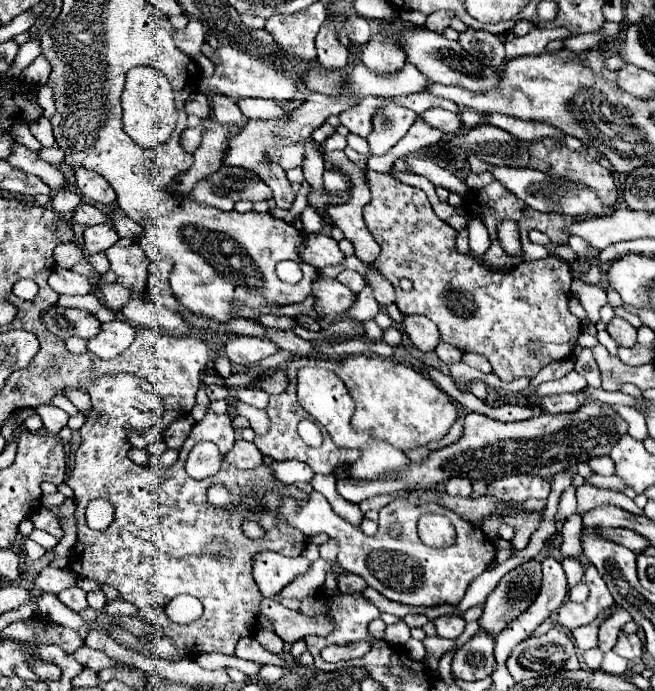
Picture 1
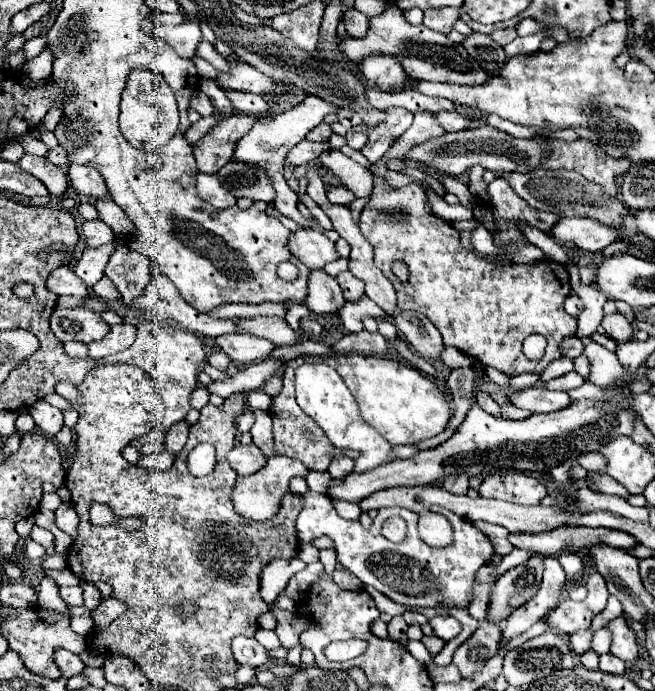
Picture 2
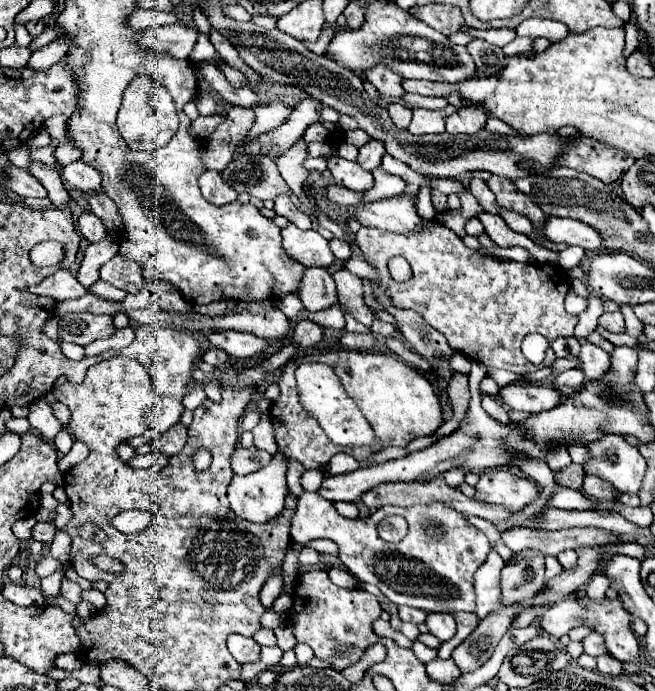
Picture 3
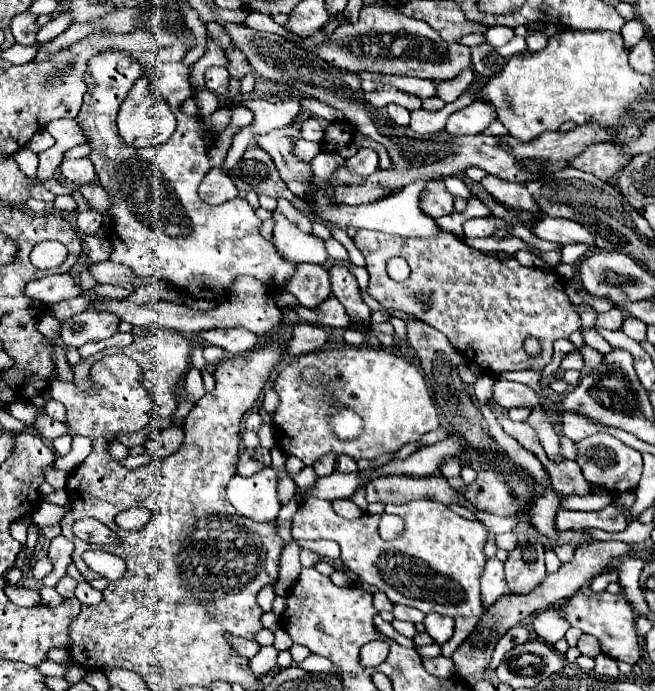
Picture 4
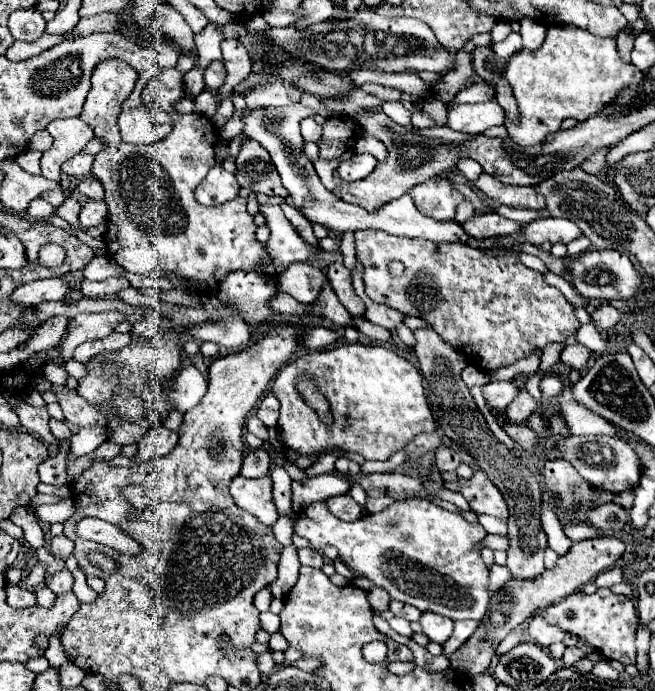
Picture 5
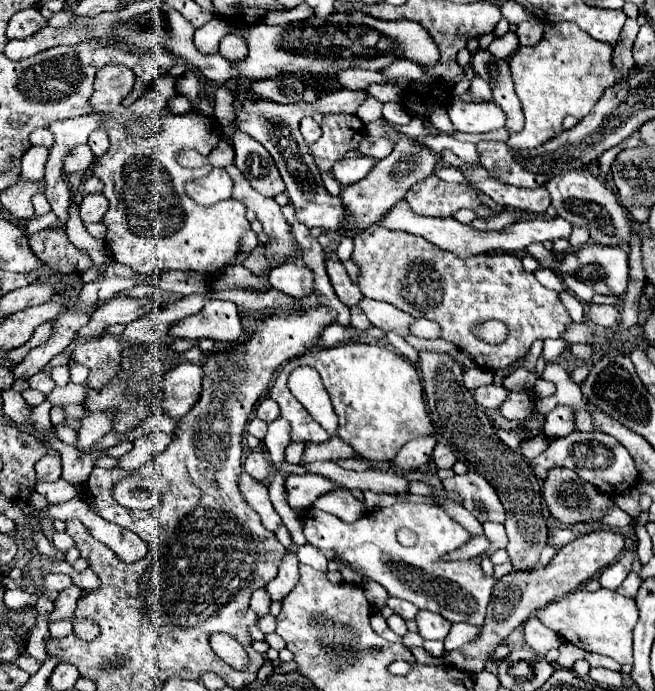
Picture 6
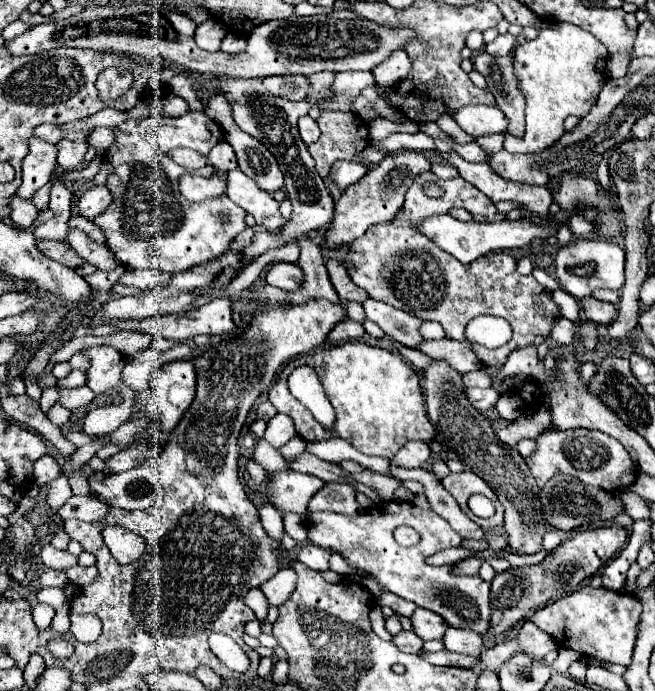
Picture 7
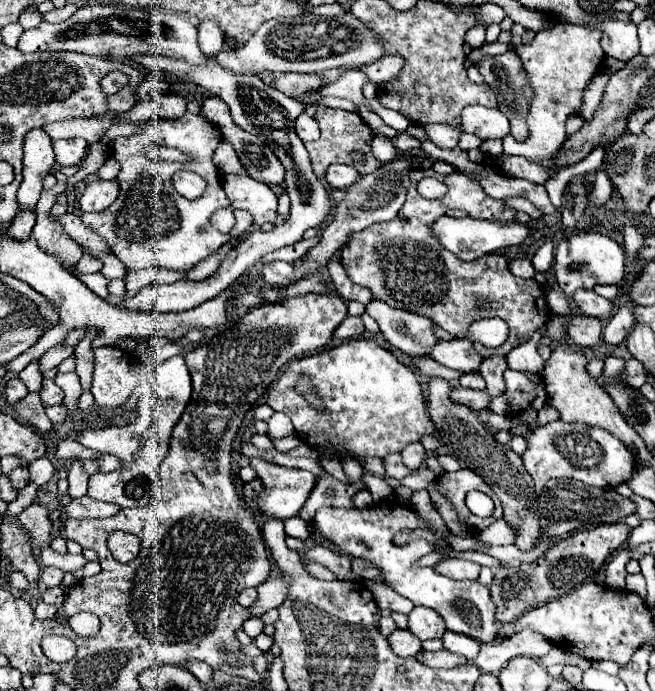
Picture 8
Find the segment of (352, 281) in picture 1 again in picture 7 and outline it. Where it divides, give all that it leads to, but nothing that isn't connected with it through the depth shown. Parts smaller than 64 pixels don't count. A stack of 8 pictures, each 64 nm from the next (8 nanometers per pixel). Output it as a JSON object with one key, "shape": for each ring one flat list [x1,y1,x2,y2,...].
{"shape":[[330,258,326,260,326,269,342,302,352,302,352,300,354,302,364,302,364,300,368,300,368,292,362,290,360,286,356,286,350,280,350,276,348,276,343,262]]}

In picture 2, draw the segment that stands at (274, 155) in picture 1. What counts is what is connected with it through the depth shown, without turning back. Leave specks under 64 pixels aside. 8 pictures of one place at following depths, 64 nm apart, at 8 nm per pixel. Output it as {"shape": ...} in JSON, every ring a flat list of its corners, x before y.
{"shape":[[302,140,296,148,292,148,292,150,288,152,286,158,292,160,296,166,300,166,300,164,304,164,304,162,308,162,308,160,318,158,318,156,320,156,322,152,326,152,326,150,332,150,328,142,308,142,308,140]]}

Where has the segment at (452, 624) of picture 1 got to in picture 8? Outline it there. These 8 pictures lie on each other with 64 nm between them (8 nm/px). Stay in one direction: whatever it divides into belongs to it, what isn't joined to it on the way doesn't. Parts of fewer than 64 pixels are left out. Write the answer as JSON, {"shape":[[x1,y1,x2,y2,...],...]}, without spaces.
{"shape":[[414,606,414,610,408,614,408,630,420,638,420,640,432,640,432,638,442,638,444,634,444,620,432,608,424,606]]}

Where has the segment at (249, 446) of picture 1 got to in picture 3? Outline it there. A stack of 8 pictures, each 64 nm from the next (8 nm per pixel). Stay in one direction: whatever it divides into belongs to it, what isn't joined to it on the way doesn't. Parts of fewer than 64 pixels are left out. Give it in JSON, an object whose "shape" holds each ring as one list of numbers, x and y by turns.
{"shape":[[256,446,236,448,236,452,232,456,232,468,236,474,252,474,252,472,264,468,270,460,272,460,272,456,264,450,258,450]]}

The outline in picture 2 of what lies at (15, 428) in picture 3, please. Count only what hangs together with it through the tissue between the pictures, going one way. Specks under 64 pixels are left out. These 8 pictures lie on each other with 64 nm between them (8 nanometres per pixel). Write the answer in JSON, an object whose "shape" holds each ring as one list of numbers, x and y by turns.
{"shape":[[20,414,20,416,16,418,14,426,16,426,16,432,20,432,20,434,26,434,26,432,32,432,32,430,36,428,34,420,30,418,30,414]]}

